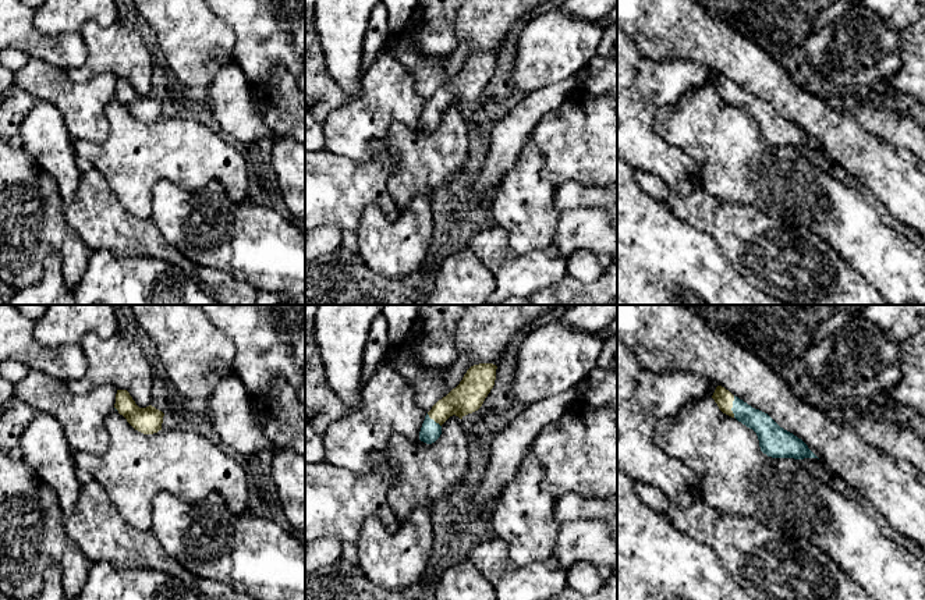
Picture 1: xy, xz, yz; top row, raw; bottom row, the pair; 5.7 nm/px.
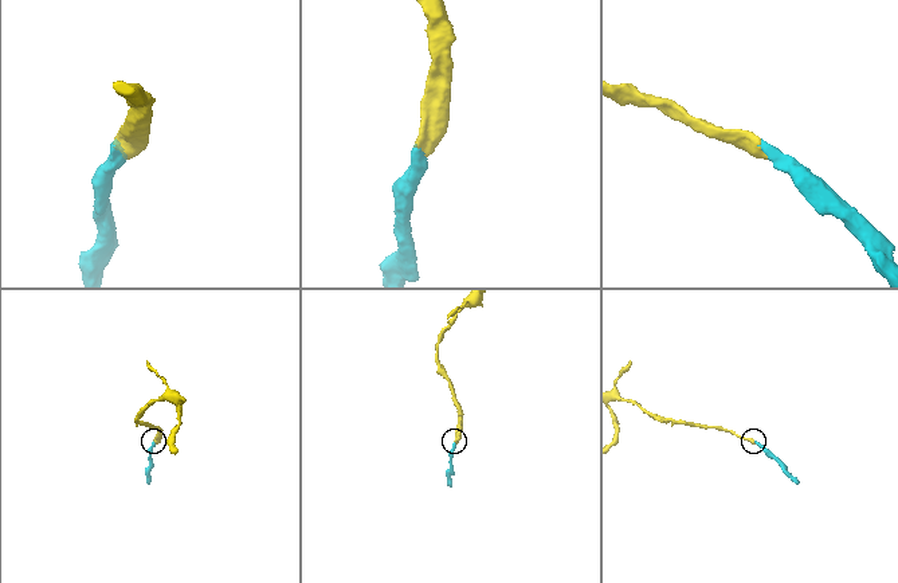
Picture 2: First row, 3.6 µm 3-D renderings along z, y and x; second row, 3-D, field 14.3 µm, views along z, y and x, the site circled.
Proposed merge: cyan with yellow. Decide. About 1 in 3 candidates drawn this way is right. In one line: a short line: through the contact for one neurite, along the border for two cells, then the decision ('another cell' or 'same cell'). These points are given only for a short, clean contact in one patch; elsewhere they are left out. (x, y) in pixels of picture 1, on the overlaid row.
yz (768, 432), (755, 419), (733, 407), (723, 398) | same cell

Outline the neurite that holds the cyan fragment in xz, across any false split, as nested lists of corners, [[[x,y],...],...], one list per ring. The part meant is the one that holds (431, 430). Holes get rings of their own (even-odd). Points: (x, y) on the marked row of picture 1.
[[[479,363],[471,366],[460,384],[439,400],[426,413],[419,440],[432,444],[442,434],[442,425],[453,415],[462,419],[478,411],[495,386],[497,366]]]

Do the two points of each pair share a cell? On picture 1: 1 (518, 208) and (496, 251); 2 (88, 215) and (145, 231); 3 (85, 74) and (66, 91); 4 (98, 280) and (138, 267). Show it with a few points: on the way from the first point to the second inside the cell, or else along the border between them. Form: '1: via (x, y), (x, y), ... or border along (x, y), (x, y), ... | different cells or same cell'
1: border along (498, 224), (516, 251), (534, 251) | different cells
2: via (102, 222), (119, 231), (131, 231) | same cell
3: border along (64, 71), (77, 82), (85, 82), (107, 73) | different cells
4: via (107, 280), (126, 280), (128, 277) | same cell

